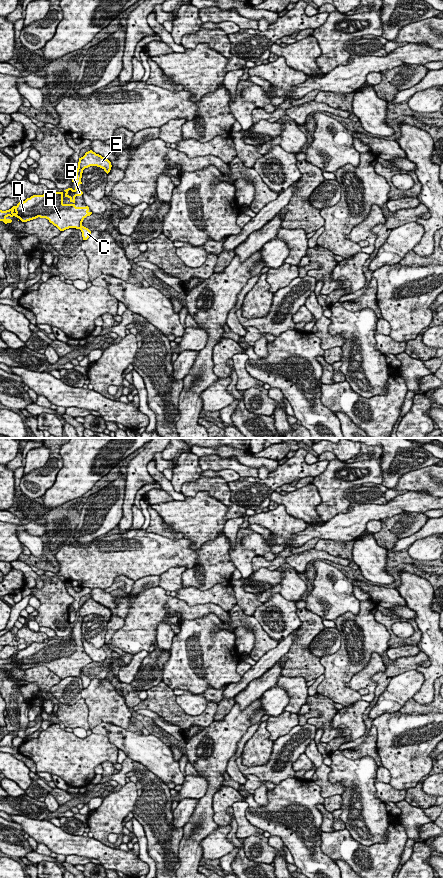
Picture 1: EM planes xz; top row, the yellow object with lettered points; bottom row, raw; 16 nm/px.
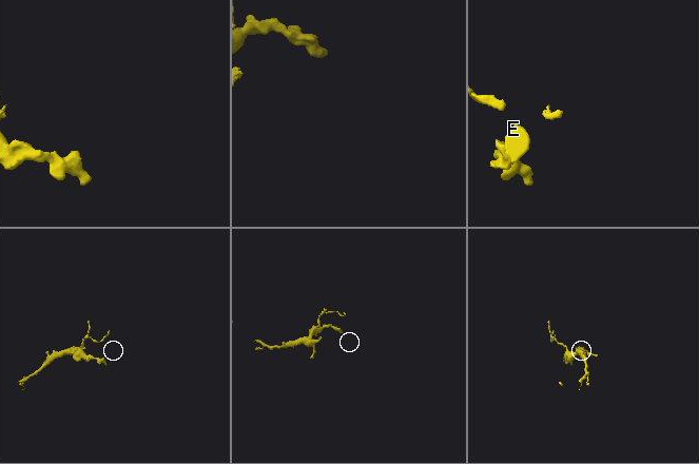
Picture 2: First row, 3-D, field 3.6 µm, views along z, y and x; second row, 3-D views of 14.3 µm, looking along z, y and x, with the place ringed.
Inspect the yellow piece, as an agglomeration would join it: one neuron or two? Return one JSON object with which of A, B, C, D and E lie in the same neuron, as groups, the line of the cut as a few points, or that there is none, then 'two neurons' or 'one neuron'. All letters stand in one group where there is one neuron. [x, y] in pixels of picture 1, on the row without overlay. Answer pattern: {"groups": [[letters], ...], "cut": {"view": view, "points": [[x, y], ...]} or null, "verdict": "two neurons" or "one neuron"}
{"groups": [["A", "B", "C", "D", "E"]], "cut": null, "verdict": "one neuron"}

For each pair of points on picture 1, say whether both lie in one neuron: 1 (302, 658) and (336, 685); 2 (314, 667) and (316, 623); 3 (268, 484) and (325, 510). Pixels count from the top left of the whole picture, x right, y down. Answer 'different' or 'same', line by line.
1: different
2: same
3: different

